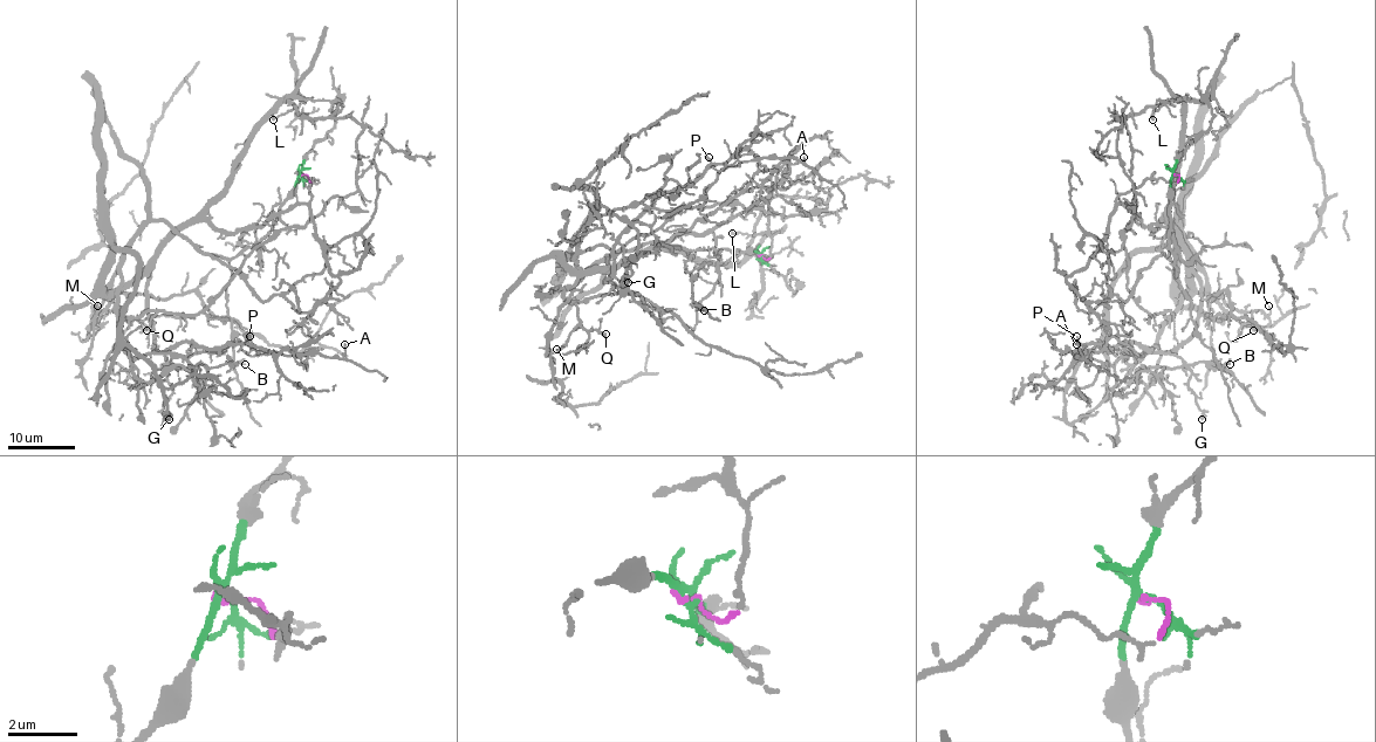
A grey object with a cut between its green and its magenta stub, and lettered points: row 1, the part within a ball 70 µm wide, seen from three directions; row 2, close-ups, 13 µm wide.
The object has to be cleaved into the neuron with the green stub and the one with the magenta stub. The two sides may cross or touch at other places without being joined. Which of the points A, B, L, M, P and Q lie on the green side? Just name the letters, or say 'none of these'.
A, B, M, Q

